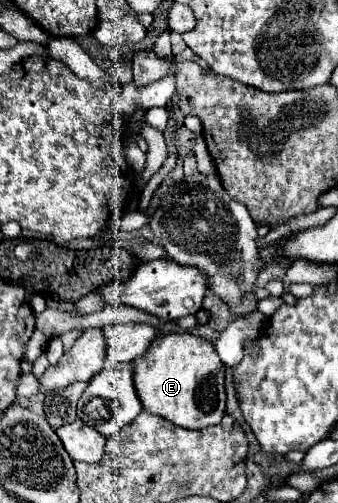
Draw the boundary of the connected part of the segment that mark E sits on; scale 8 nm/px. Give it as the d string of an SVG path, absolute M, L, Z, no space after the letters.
M158 333L148 355L134 361L134 385L146 411L184 429L206 429L220 423L226 411L224 371L210 341L192 333Z

